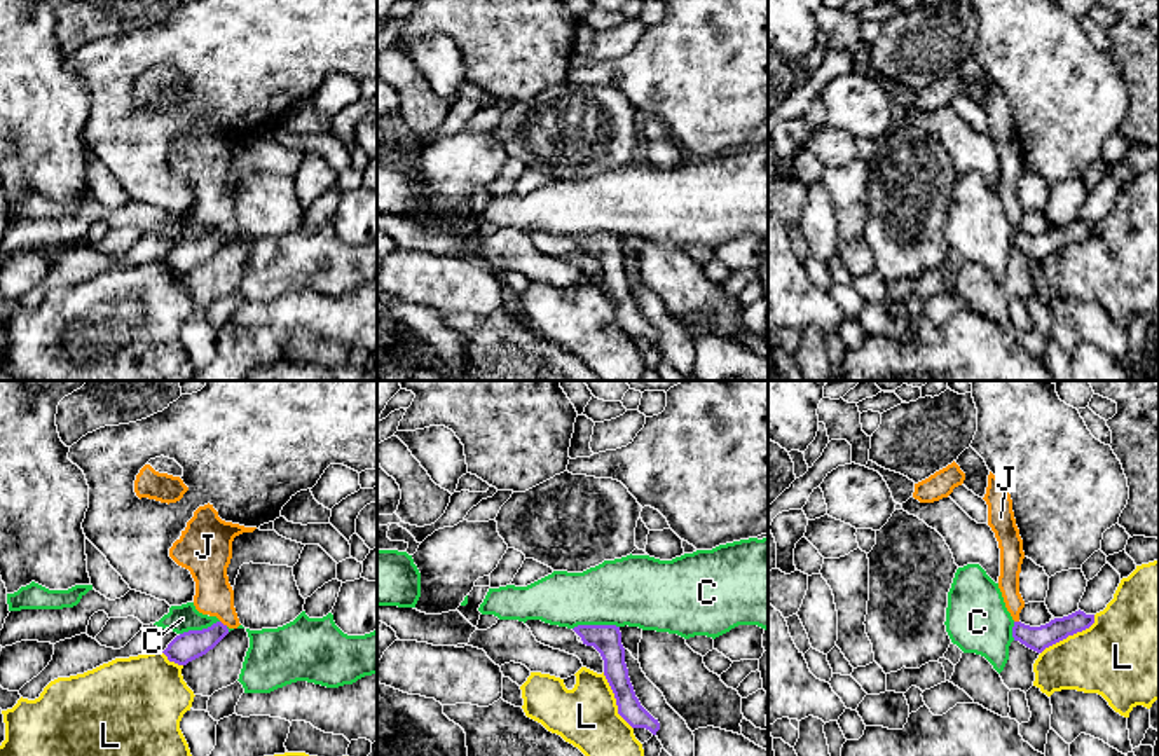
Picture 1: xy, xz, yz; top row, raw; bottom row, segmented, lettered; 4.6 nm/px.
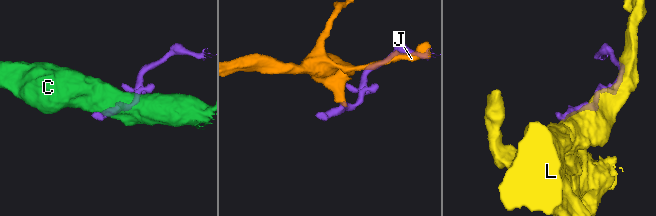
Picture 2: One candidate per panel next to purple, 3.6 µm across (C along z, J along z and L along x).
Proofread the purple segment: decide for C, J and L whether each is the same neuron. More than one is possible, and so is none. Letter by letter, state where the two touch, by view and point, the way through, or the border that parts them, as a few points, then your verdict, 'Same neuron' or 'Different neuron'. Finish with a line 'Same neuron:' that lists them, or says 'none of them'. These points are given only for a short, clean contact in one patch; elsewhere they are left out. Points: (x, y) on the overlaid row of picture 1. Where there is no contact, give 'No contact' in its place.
C: Touches purple at xz (596, 625). Boundary: xz (618, 625), (576, 625), (573, 629). Different neuron
J: Touches purple at xy (222, 624). Boundary: xy (220, 620), (227, 625). Different neuron
L: Touches purple at yz (1070, 634). Different neuron
Same neuron: none of them

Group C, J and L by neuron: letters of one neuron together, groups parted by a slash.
C / J / L

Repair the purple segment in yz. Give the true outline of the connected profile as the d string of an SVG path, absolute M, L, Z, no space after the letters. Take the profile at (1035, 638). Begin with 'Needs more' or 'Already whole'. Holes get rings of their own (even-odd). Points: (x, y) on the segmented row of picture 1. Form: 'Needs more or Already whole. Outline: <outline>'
Already whole. Outline: M1075 611L1063 618L1054 618L1046 625L1030 627L1021 622L1014 622L1012 637L1026 648L1042 653L1046 648L1089 629L1094 623L1094 615Z

